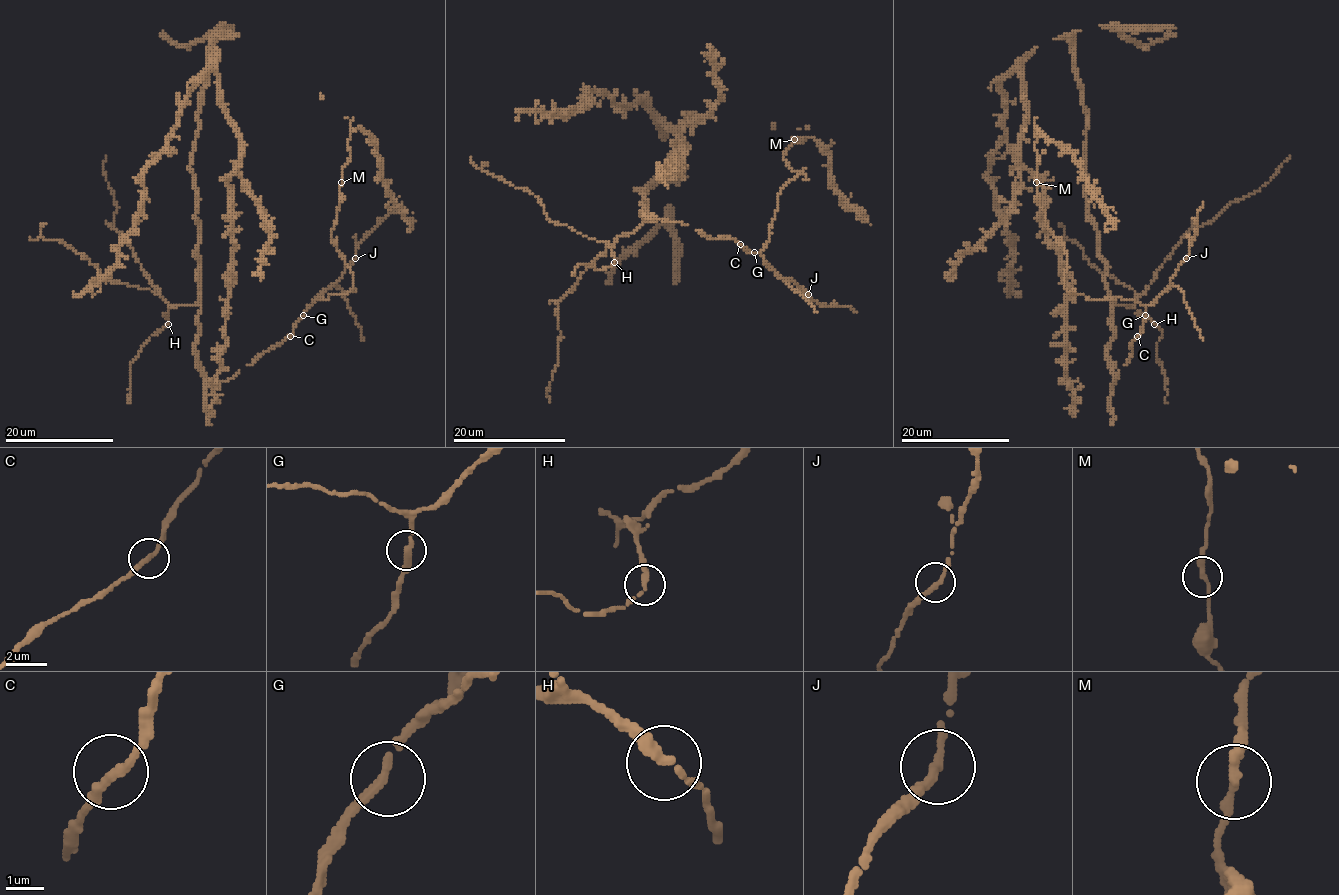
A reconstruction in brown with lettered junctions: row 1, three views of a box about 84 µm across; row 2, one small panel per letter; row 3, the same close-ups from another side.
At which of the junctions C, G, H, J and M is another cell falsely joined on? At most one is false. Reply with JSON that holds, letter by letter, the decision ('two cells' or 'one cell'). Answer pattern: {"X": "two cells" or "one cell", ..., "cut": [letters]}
{"C": "one cell", "G": "one cell", "H": "one cell", "J": "one cell", "M": "one cell", "cut": []}

